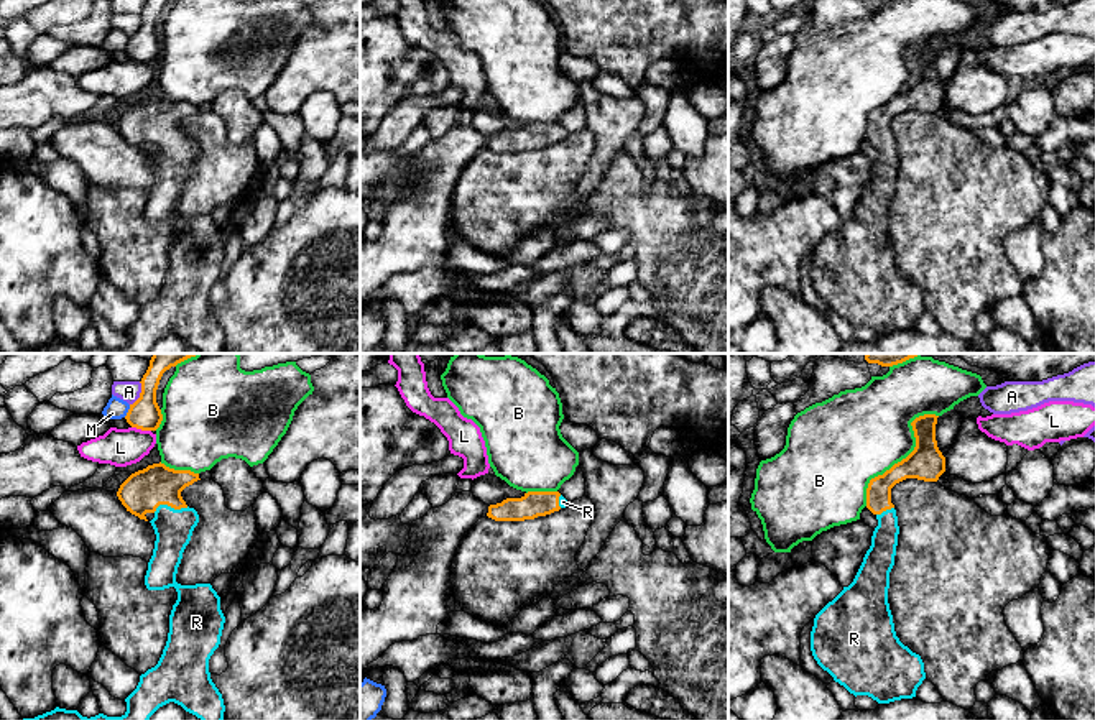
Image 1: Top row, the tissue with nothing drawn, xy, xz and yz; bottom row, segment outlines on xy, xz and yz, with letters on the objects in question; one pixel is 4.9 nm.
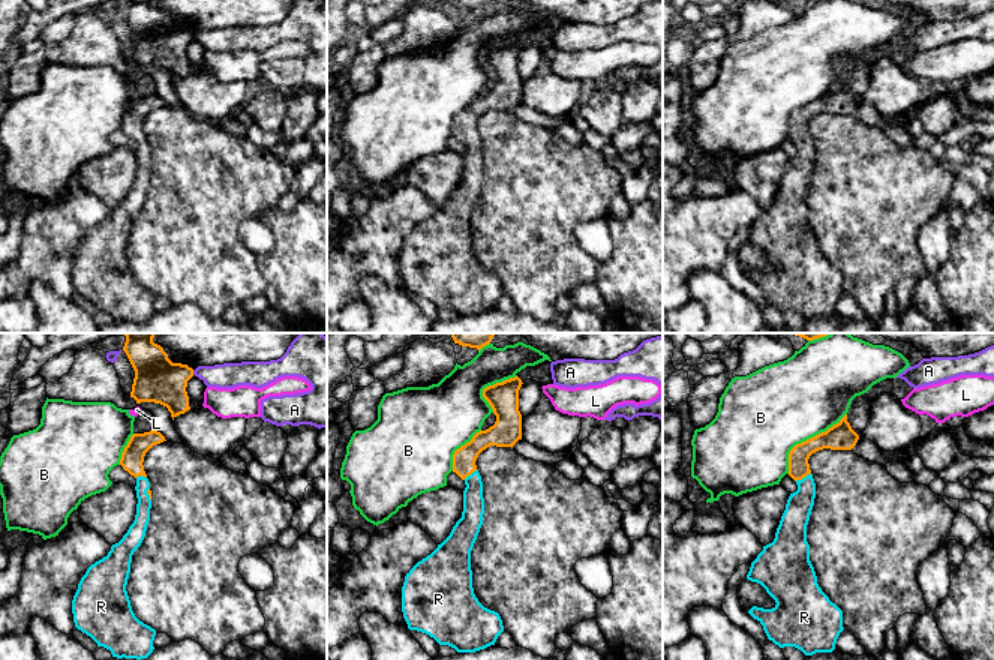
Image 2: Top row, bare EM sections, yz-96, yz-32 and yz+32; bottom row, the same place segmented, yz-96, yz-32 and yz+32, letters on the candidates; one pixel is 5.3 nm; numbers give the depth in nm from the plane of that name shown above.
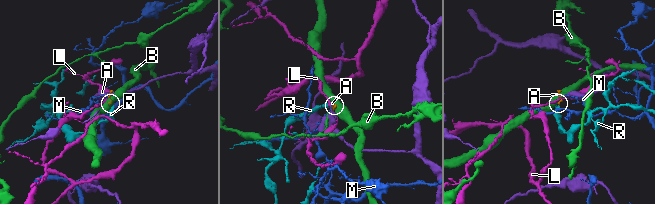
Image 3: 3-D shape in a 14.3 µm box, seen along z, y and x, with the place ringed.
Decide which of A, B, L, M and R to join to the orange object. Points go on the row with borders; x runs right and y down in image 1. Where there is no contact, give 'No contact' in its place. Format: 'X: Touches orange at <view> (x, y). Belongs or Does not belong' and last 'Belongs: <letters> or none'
A: Touches orange at xy (140, 393). Does not belong
B: Touches orange at yz (906, 457). Does not belong
L: Touches orange at xy (142, 429). Does not belong
M: Touches orange at xy (129, 411). Does not belong
R: Touches orange at xy (170, 505). Belongs
Belongs: R

